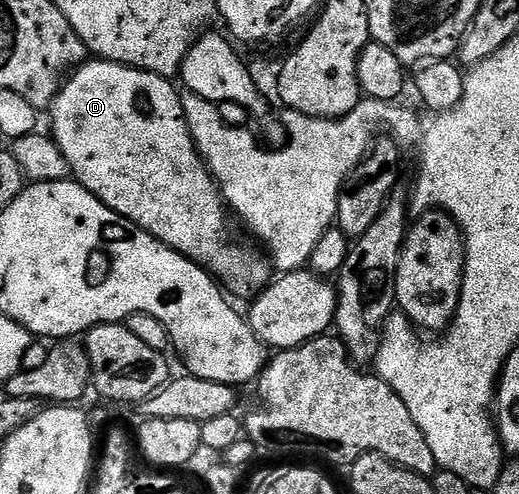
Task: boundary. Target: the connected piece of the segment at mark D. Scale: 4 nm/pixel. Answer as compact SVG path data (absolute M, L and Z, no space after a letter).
M86 59L66 79L53 99L53 141L59 150L63 150L72 179L99 198L112 212L118 212L123 219L130 220L156 240L162 240L171 250L194 260L199 267L216 277L234 297L256 297L270 283L270 261L260 251L252 252L229 241L230 213L209 174L208 166L197 153L187 126L181 92L173 83L168 76L151 74L119 62Z

